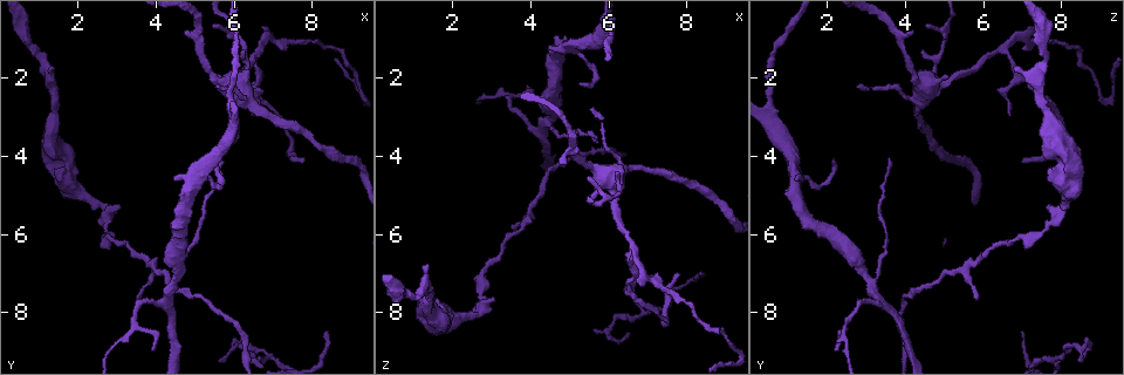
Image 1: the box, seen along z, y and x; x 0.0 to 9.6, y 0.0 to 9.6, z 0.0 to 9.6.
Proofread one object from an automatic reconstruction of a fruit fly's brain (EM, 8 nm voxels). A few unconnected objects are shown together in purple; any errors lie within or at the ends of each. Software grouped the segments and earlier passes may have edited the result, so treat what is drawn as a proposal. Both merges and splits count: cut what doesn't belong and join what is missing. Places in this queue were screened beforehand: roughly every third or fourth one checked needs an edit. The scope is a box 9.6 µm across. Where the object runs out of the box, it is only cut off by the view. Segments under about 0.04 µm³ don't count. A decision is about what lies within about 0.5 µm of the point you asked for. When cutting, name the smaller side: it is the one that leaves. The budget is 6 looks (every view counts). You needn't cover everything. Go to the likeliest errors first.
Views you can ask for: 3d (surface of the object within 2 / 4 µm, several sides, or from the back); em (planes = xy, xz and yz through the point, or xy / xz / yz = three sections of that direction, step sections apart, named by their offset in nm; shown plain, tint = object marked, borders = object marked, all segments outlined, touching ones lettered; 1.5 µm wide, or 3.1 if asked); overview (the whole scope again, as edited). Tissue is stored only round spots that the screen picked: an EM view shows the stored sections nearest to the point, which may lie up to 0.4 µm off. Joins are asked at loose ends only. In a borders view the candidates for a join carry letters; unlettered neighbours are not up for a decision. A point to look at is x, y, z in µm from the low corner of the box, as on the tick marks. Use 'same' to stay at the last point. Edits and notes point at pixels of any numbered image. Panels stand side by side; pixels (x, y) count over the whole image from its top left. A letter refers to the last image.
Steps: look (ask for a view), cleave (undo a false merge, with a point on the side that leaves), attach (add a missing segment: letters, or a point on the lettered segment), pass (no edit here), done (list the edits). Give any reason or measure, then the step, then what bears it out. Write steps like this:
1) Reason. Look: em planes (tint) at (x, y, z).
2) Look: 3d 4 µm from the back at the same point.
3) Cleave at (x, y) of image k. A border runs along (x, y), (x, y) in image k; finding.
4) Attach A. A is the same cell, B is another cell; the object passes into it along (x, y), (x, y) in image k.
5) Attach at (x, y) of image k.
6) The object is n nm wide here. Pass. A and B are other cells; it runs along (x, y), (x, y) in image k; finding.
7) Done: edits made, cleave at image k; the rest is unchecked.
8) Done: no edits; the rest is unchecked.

Look: 3d 4 µm at (1.45, 4.40, 7.75).

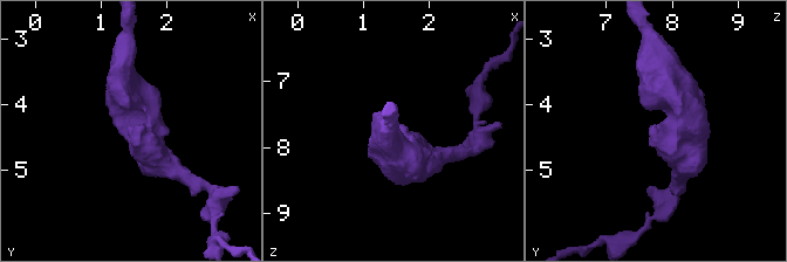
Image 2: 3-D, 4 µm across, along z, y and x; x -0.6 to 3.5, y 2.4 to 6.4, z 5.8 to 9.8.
Now the EM. Look: em planes (borders) at (1.40, 4.30, 7.65).

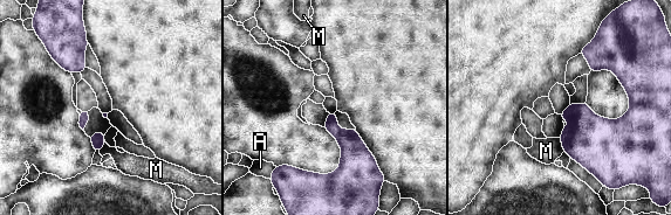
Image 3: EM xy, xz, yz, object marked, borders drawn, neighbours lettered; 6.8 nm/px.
Pass. A and M are other cells; a border runs along (559, 138), (563, 151) in image 3; no lettered segment goes on from it.

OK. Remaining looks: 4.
Sudden change in width. Look: em planes (tint) at (2.70, 5.85, 7.65).

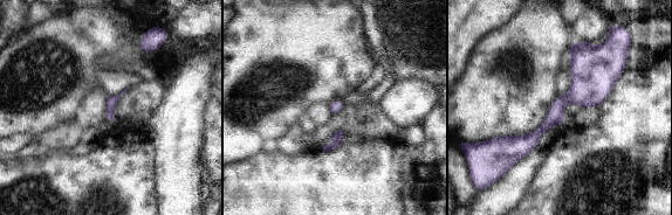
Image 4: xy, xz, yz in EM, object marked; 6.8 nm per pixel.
What lies round it. Look: em planes (borders) at the same point.

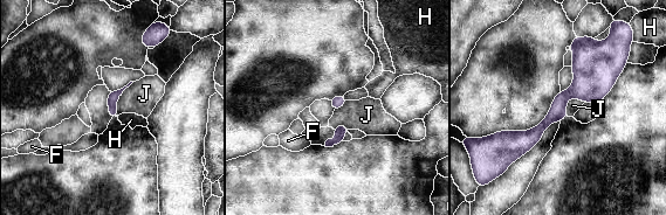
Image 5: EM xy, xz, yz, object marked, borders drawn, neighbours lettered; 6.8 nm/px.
The longest contact is with J, 260 nm. Pass. F, H and J are other cells; a border runs along (134, 82), (116, 103), (117, 115) in image 5; one neuron here.

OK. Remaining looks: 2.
Sharp bend. Look: 3d 4 µm at (4.30, 7.80, 3.35).

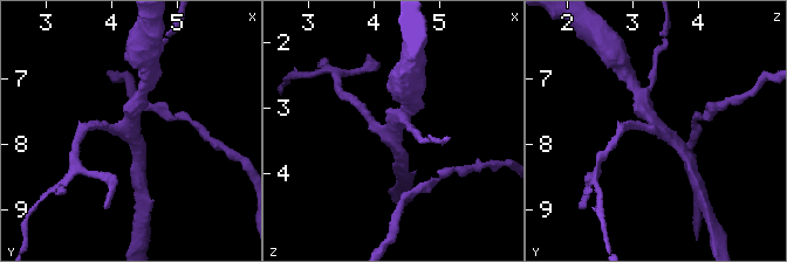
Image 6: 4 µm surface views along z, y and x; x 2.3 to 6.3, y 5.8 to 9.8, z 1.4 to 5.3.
3 arms meet here; need the tissue. Look: em planes (borders) at (4.30, 7.75, 3.40).

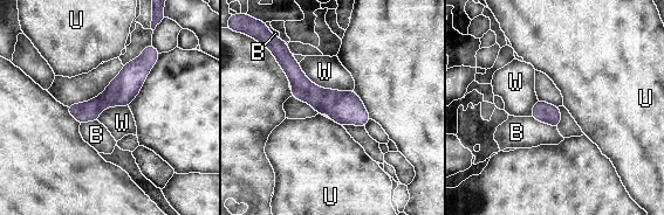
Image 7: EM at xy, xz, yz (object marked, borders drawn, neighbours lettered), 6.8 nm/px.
Pass. B, U and W are other cells; all the same neuron.

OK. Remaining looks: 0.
Done: no edits; the rest is unchecked.

